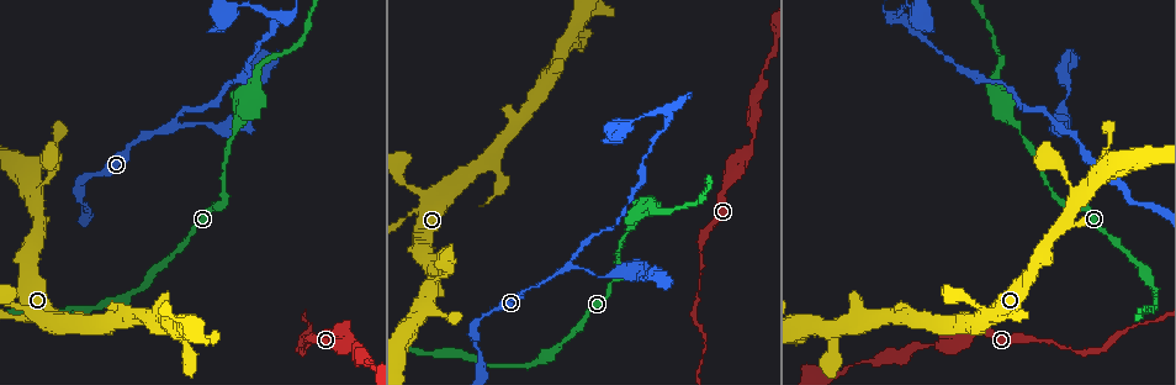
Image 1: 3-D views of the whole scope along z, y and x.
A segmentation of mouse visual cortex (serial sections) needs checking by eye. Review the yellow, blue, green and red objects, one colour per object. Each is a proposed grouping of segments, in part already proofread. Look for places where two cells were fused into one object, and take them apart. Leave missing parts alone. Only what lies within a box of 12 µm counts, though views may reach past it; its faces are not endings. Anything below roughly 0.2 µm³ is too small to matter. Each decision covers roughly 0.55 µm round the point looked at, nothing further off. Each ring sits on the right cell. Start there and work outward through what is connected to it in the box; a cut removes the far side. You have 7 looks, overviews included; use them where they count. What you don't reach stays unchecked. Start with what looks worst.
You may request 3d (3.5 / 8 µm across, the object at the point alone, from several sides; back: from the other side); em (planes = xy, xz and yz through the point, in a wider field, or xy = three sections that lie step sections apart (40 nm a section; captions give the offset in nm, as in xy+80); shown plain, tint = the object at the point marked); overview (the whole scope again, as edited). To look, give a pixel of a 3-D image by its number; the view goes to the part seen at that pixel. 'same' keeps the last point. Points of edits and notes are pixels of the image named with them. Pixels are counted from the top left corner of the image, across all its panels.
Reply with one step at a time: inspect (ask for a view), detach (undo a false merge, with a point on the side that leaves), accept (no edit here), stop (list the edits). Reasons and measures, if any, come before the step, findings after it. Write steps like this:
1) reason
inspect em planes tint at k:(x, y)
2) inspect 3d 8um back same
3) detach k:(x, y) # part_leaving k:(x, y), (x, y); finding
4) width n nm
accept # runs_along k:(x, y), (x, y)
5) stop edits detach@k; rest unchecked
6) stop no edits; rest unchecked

three arms meet
inspect 3d 3.5um at 1:(174, 126)

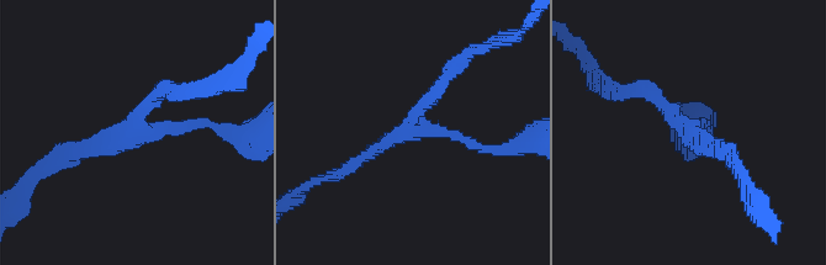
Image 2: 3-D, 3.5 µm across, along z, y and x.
now the EM
inspect em xy step 1 tint at 2:(410, 127)

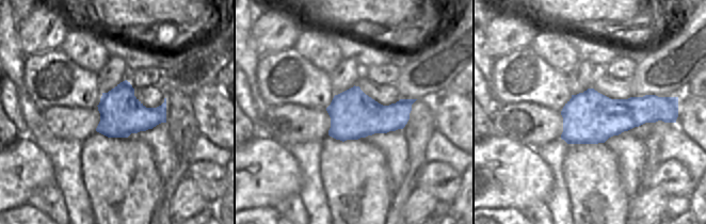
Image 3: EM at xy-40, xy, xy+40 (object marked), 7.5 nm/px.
cut it another way
inspect em xy step 2 tint same

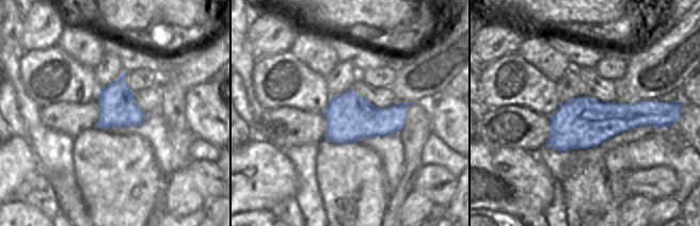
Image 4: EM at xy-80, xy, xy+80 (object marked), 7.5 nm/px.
arm_widths 150, 200, 200 nm
accept # runs_along 2:(345, 168), (406, 131), (451, 70); one cell here

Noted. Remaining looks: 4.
sharp bend
inspect 3d 3.5um at 1:(274, 16)

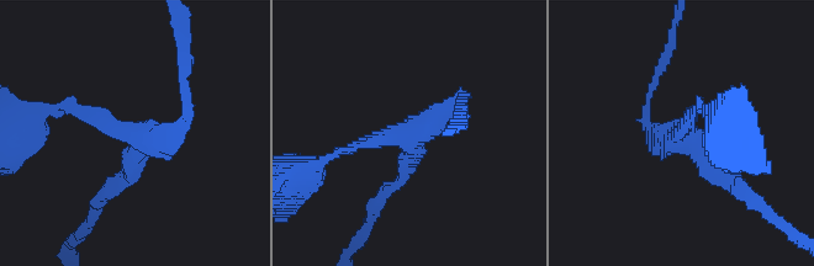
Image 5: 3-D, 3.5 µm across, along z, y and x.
arms 3; arm_widths 150, 150, 200 nm; shape alone is not enough
inspect em planes tint at 5:(406, 140)

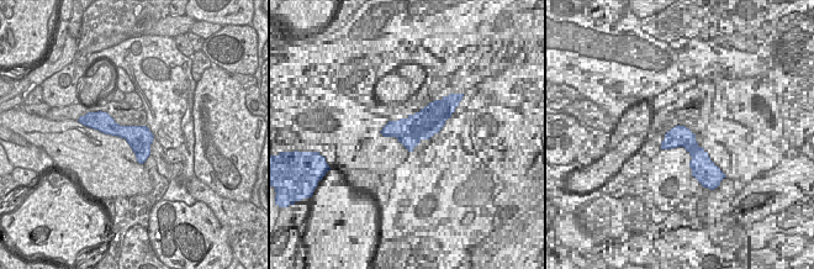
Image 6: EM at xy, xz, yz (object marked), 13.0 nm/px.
accept # runs_along 5:(114, 187), (137, 138), (61, 107); all the same cell

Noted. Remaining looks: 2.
inspect 3d 3.5um at 1:(256, 73)

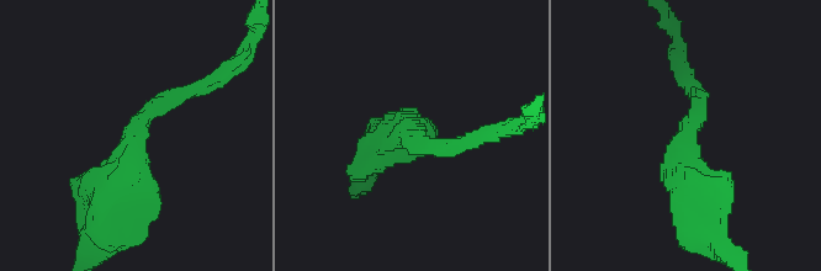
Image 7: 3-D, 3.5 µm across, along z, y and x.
shape alone is not enough
inspect em xy step 1 tint at 7:(412, 138)

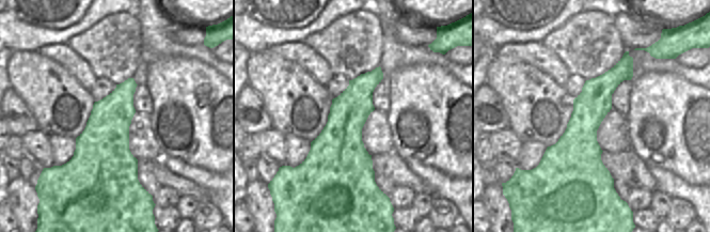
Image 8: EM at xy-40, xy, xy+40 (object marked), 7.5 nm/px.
width 340 nm
accept # runs_along 8:(626, 56), (586, 117), (586, 187); all the same cell

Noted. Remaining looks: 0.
stop no edits; rest unchecked

